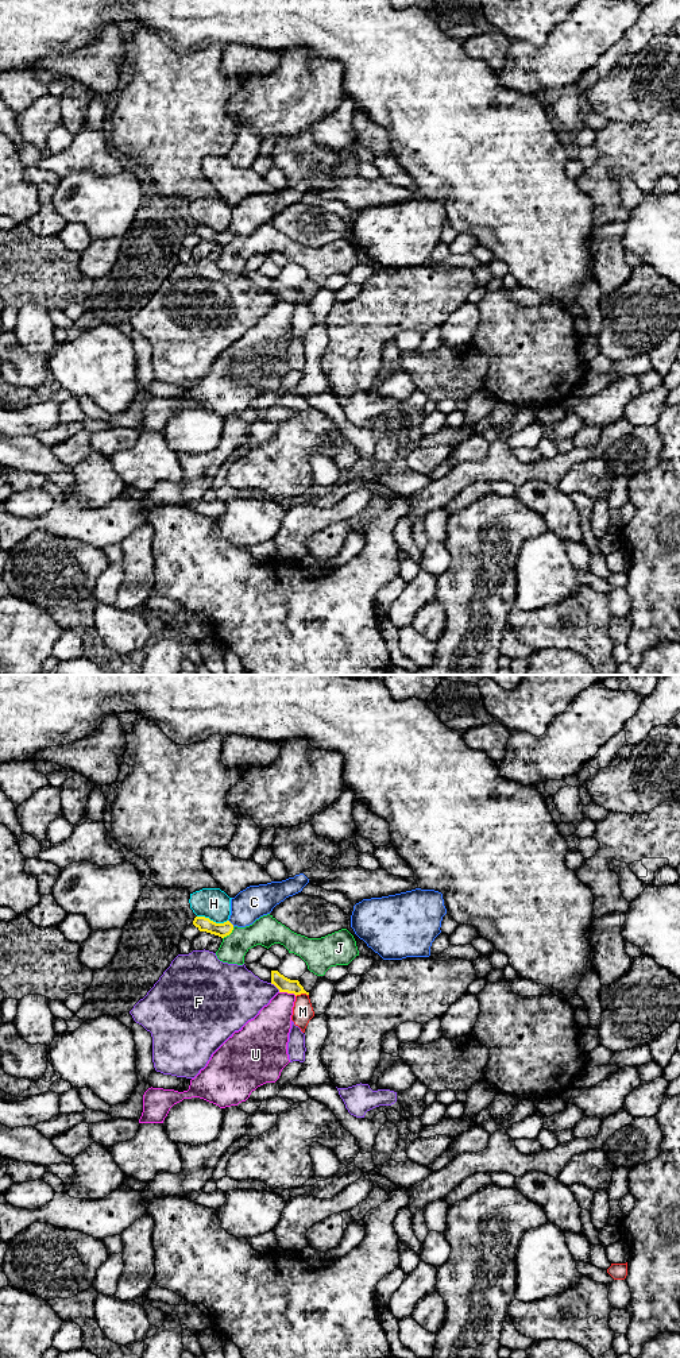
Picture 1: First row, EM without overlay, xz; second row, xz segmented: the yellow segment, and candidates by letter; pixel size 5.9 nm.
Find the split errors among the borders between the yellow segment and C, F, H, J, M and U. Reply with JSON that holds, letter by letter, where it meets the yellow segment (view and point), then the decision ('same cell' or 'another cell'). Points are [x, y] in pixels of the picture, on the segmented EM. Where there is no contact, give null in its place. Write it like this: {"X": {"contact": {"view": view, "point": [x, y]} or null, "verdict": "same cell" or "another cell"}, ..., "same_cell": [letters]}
{"C": {"contact": {"view": "xz", "point": [231, 924]}, "verdict": "another cell"}, "F": {"contact": {"view": "xz", "point": [275, 986]}, "verdict": "another cell"}, "H": {"contact": {"view": "xz", "point": [212, 921]}, "verdict": "another cell"}, "J": {"contact": {"view": "xz", "point": [228, 934]}, "verdict": "another cell"}, "M": {"contact": {"view": "xz", "point": [301, 992]}, "verdict": "another cell"}, "U": {"contact": {"view": "xz", "point": [288, 992]}, "verdict": "another cell"}, "same_cell": []}

